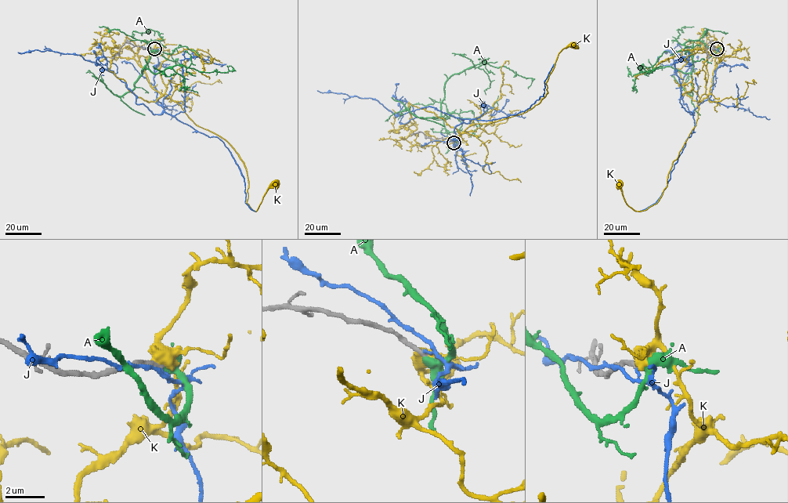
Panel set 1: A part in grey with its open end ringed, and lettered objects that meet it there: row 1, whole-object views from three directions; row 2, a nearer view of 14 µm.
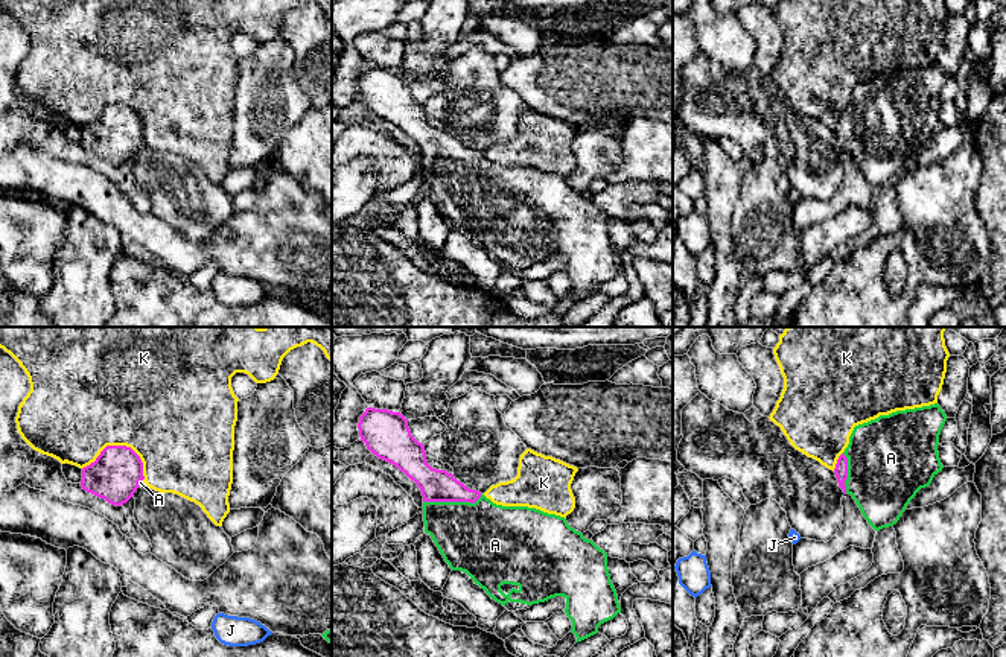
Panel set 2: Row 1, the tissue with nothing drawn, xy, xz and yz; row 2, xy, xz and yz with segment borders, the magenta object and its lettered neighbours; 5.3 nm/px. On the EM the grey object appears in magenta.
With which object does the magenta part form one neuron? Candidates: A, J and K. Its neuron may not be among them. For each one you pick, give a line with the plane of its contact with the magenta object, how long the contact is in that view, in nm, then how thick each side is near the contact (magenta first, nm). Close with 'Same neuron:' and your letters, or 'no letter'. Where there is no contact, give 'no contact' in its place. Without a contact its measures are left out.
A: contact in xz; length 320 nm; calibres 180 and 380 nm
Same neuron: A

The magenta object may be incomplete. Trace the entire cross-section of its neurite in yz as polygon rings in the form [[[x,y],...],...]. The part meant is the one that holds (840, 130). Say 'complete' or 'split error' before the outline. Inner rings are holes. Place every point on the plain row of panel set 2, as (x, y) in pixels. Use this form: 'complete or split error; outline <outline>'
split error; outline [[[934,62],[854,87],[834,132],[875,190],[893,186],[916,152],[942,131],[938,103],[945,81]]]

